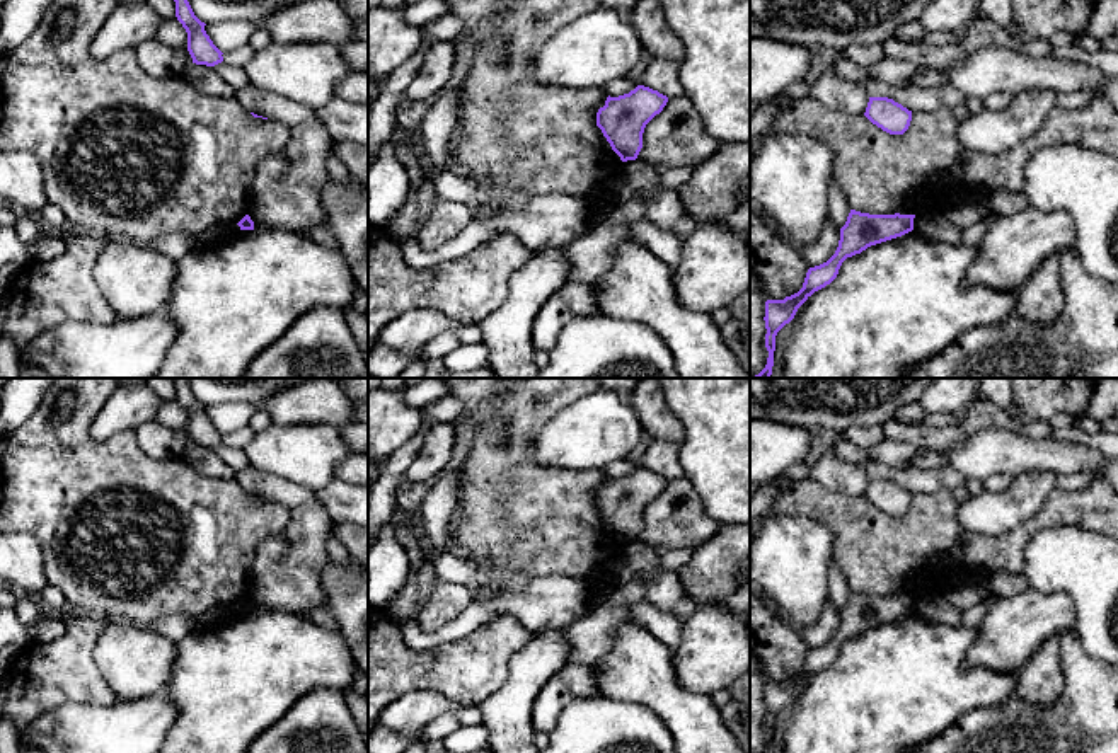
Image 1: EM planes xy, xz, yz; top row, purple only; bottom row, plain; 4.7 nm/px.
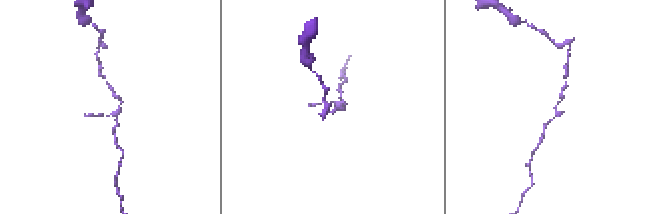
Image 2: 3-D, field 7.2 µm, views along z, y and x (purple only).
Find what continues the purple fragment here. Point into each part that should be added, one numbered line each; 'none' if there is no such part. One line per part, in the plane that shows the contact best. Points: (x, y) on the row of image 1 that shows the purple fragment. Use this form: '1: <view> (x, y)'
none

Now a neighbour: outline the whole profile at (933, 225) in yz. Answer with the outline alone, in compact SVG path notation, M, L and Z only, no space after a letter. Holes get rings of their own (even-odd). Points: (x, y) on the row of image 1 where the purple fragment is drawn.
M937 210L915 215L913 230L937 244L961 242L961 228Z

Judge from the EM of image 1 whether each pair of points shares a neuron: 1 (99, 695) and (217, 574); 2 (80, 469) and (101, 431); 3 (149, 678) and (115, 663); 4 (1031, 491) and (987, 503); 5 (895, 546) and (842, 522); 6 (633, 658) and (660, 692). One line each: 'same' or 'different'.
1: different
2: different
3: same
4: same
5: same
6: same

